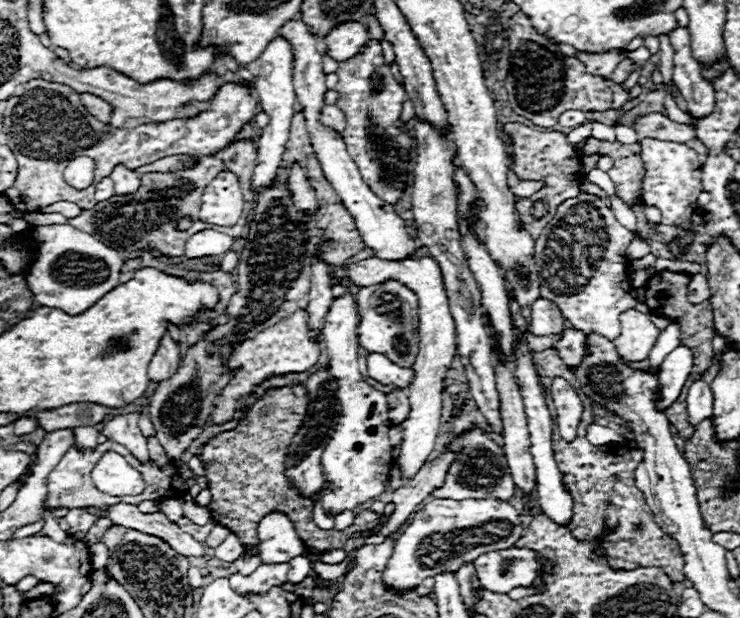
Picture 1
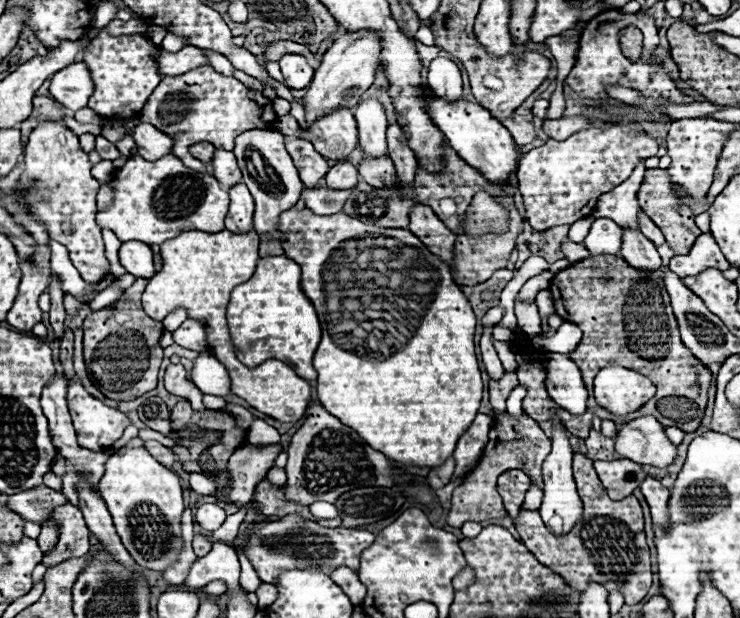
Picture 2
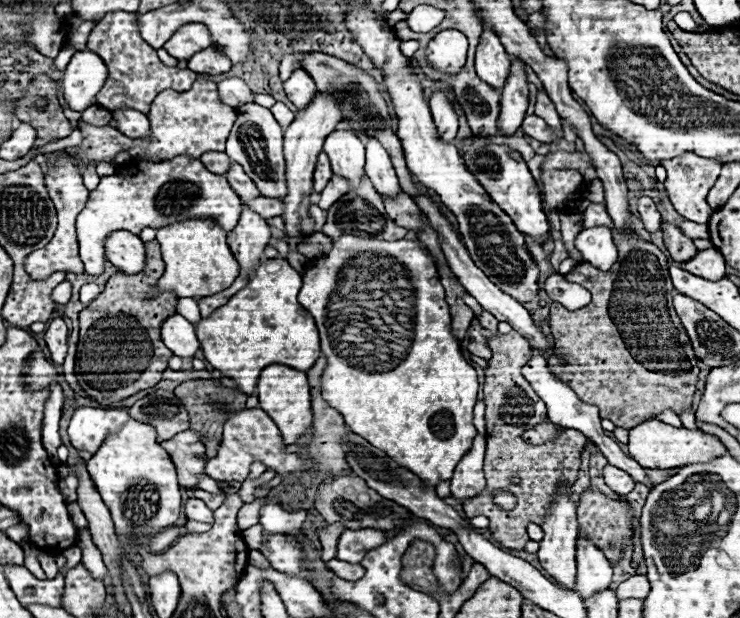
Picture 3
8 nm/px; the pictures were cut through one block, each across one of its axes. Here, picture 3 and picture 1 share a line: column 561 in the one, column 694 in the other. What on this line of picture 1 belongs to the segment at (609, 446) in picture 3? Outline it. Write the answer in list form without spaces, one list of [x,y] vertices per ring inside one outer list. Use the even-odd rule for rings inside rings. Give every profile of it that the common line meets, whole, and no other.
[[[698,378],[692,382],[686,398],[686,408],[688,408],[688,420],[690,424],[700,424],[704,418],[712,416],[712,390],[710,384],[704,378]]]

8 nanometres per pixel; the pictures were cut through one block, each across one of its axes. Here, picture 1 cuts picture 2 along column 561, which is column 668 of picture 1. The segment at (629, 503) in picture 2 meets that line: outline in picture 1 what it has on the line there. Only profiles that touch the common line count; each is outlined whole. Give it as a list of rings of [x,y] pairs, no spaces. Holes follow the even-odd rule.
[[[548,348],[544,352],[534,352],[534,366],[538,372],[538,378],[542,382],[542,386],[548,390],[552,380],[556,376],[566,378],[568,382],[572,382],[572,386],[576,389],[582,403],[584,405],[584,414],[582,421],[577,429],[577,436],[572,442],[566,442],[558,431],[553,432],[552,450],[554,450],[554,460],[562,472],[562,482],[564,488],[570,492],[572,496],[572,520],[568,524],[568,528],[572,530],[574,536],[578,536],[578,540],[584,538],[594,538],[602,532],[604,522],[610,526],[618,524],[618,530],[614,534],[608,536],[604,548],[610,556],[610,564],[614,568],[622,568],[622,570],[634,570],[640,566],[658,566],[662,568],[674,582],[684,578],[684,558],[680,554],[680,546],[674,538],[670,538],[668,534],[664,534],[656,522],[654,522],[654,514],[650,512],[642,492],[636,488],[634,484],[634,470],[638,468],[638,464],[644,458],[644,452],[638,448],[636,452],[620,452],[620,448],[610,448],[610,446],[592,446],[586,440],[586,424],[594,422],[592,416],[592,402],[586,400],[586,395],[580,388],[580,383],[576,382],[574,374],[570,372],[570,368],[562,362],[562,358],[558,356],[556,350]]]

